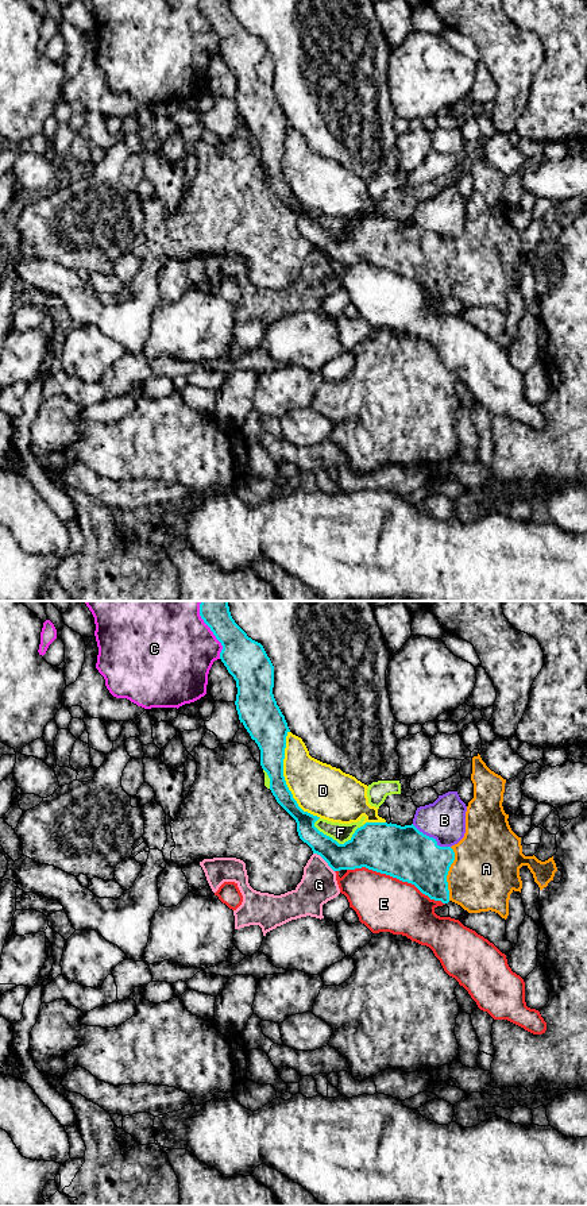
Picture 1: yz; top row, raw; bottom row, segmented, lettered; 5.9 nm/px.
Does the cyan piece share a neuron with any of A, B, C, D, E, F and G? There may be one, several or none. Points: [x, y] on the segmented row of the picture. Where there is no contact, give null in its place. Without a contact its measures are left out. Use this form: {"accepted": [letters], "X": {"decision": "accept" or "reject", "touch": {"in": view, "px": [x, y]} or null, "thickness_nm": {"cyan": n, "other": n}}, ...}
{"accepted": ["A"], "A": {"decision": "accept", "touch": {"in": "yz", "px": [447, 874]}, "thickness_nm": {"cyan": 300, "other": 400}}, "B": {"decision": "reject", "touch": {"in": "yz", "px": [431, 837]}, "thickness_nm": {"cyan": 320, "other": 260}}, "C": {"decision": "reject", "touch": {"in": "yz", "px": [211, 630]}, "thickness_nm": {"cyan": 240, "other": 480}}, "D": {"decision": "reject", "touch": {"in": "yz", "px": [284, 779]}, "thickness_nm": {"cyan": 180, "other": 300}}, "E": {"decision": "reject", "touch": {"in": "yz", "px": [396, 877]}, "thickness_nm": {"cyan": 320, "other": 340}}, "F": {"decision": "reject", "touch": {"in": "yz", "px": [338, 843]}, "thickness_nm": {"cyan": 280, "other": 110}}, "G": {"decision": "reject", "touch": {"in": "yz", "px": [324, 859]}, "thickness_nm": {"cyan": 200, "other": 220}}}

